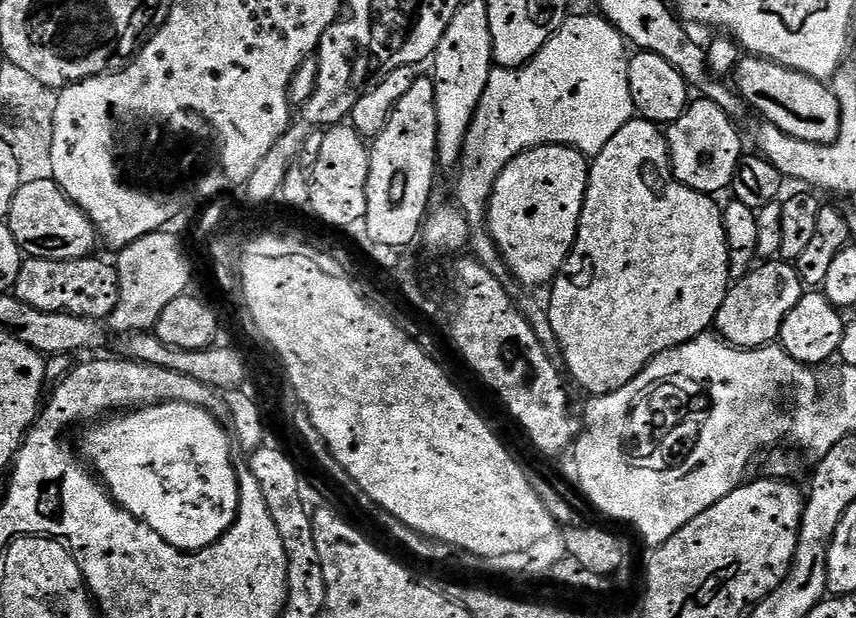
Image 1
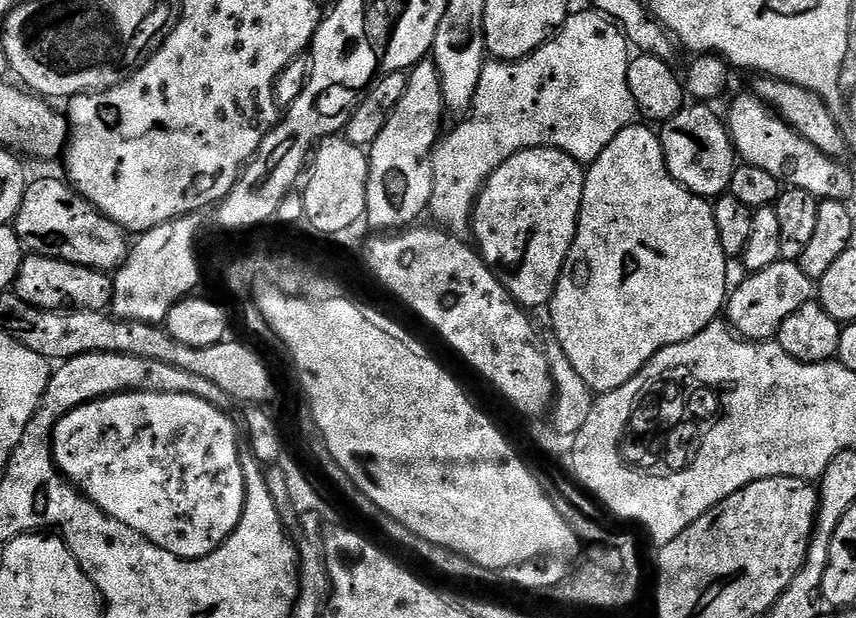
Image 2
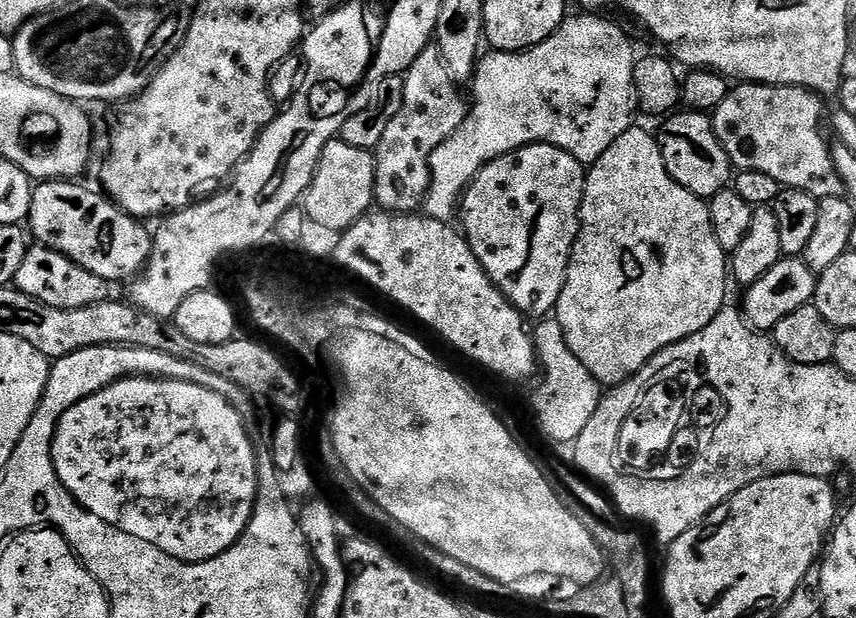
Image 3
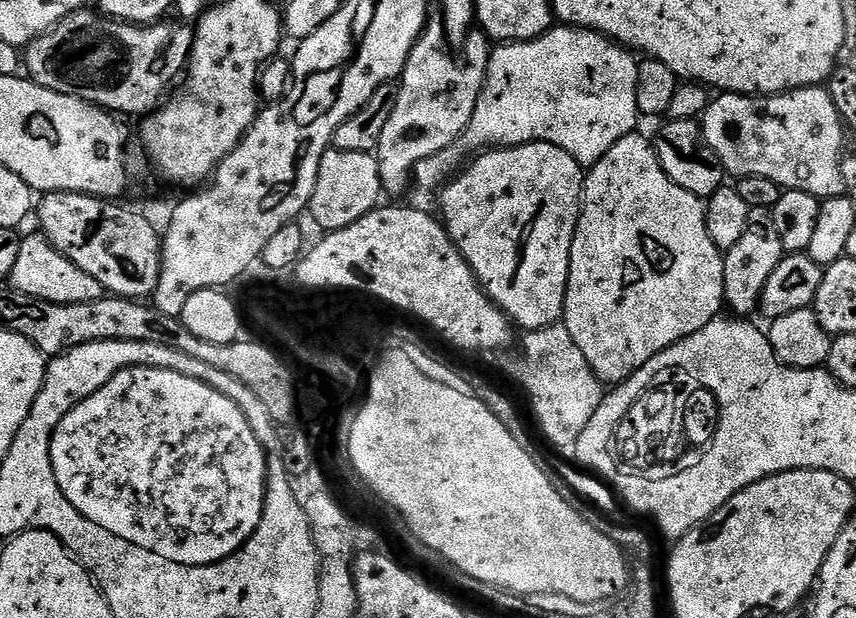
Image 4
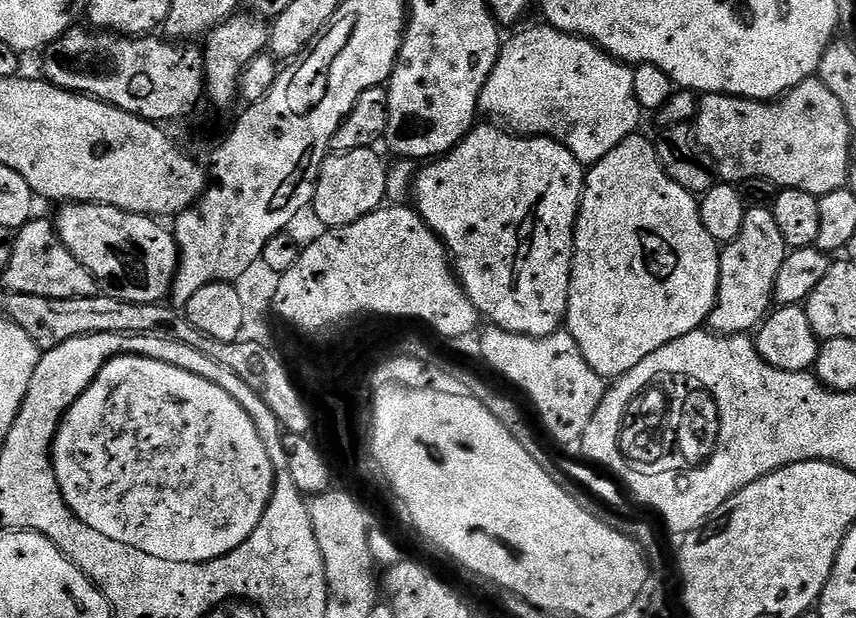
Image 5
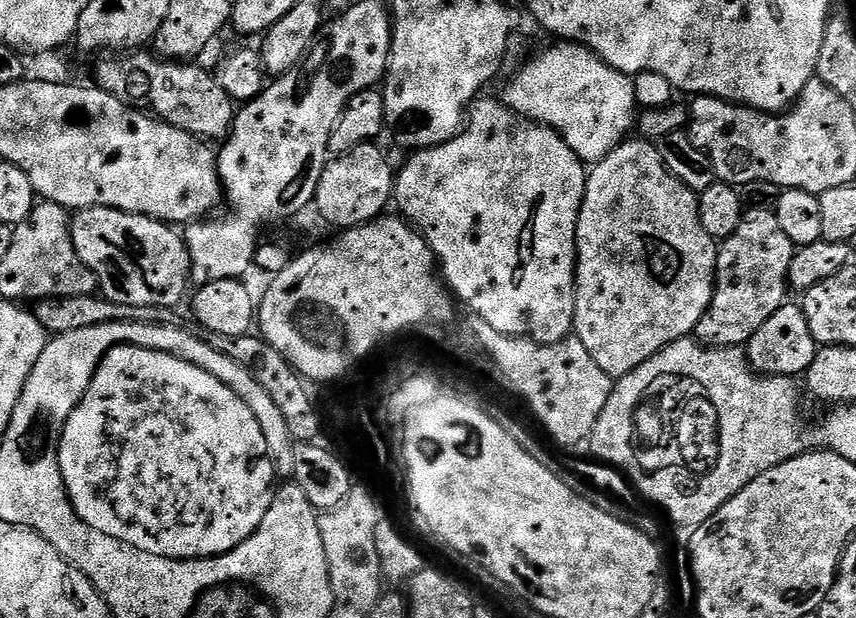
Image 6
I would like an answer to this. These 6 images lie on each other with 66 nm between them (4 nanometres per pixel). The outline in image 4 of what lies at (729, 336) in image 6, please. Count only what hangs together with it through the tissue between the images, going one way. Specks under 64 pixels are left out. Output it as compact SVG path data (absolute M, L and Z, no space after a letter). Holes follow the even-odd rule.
M753 208L748 213L748 225L746 226L746 234L742 234L742 238L738 238L738 243L734 246L730 246L724 252L724 302L729 313L735 314L740 318L751 317L751 312L754 313L759 309L760 299L762 298L762 290L766 290L766 282L770 282L770 274L774 274L774 270L778 270L778 266L784 261L786 253L782 246L782 237L778 234L777 227L774 226L774 218L771 211L766 208Z

